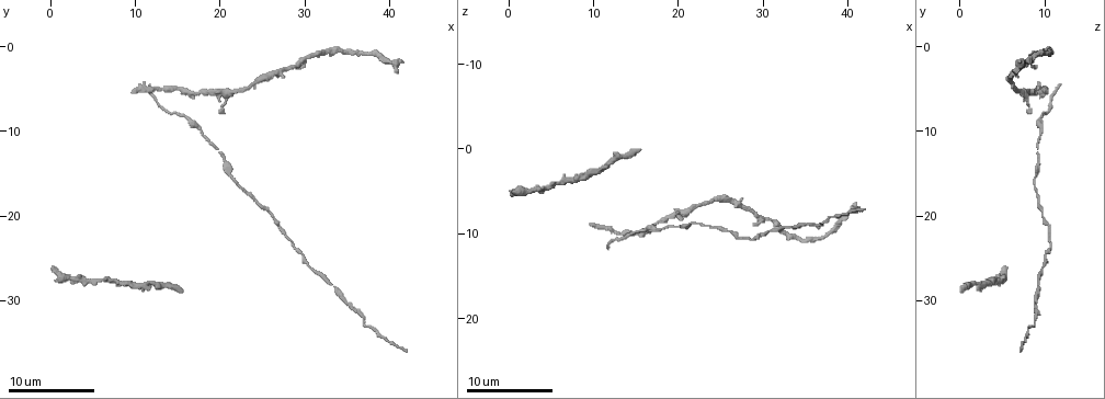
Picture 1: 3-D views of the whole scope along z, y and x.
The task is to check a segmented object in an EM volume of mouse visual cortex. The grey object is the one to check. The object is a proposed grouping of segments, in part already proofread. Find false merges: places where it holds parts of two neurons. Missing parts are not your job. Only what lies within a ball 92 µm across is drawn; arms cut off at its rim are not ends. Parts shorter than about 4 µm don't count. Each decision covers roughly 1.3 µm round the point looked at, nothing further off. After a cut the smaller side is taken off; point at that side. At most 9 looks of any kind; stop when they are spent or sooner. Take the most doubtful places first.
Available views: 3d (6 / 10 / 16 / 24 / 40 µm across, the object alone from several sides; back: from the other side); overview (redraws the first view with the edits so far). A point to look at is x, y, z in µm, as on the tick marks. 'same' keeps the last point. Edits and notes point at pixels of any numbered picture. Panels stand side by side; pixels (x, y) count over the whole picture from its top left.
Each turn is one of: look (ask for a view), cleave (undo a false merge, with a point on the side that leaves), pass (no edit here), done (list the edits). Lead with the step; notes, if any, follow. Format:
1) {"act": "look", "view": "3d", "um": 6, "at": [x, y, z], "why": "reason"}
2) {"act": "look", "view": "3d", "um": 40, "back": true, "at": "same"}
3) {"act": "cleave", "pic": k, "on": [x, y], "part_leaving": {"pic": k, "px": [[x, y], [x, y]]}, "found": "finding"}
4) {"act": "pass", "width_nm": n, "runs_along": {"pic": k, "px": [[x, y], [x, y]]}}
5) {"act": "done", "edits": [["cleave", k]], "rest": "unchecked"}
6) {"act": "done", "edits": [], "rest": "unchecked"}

{"act": "look", "view": "3d", "um": 6, "at": [30.8, 26.2, 10.0], "why": "a narrow waist"}

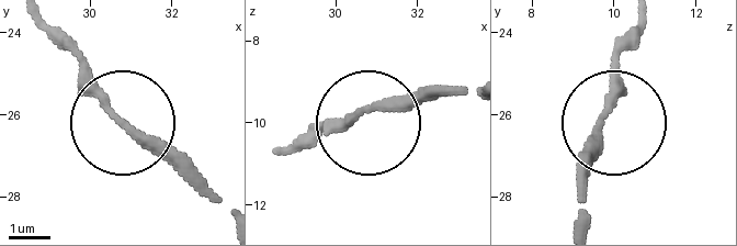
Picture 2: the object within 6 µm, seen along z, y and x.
{"act": "pass", "width_nm": 200, "runs_along": {"pic": 2, "px": [[645, 19], [616, 62], [581, 194]]}, "found": "one neuron here"}

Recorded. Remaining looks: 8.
{"act": "look", "view": "3d", "um": 6, "at": [21.2, 15.2, 9.2], "why": "sudden change in width"}

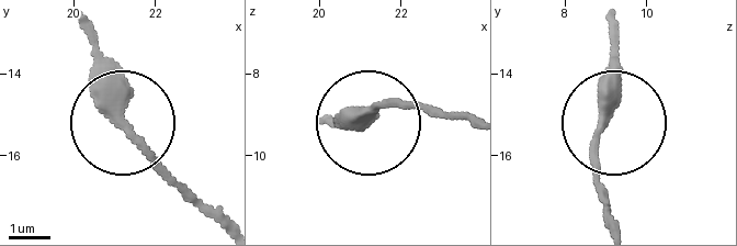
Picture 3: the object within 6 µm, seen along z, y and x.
{"act": "pass", "found": "one neuron here"}

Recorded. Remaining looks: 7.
{"act": "look", "view": "3d", "um": 6, "at": [16.2, 8.6, 9.6]}

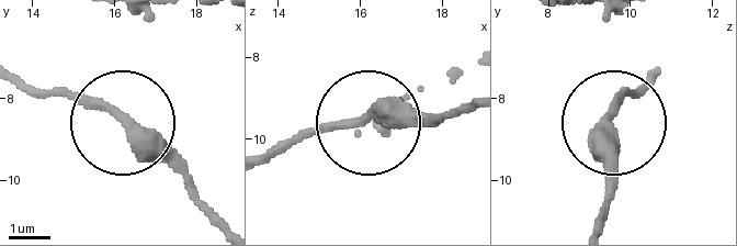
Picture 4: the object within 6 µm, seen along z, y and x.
{"act": "pass", "side_arm_um": 43, "found": "one neuron here"}

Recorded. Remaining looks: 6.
{"act": "look", "view": "3d", "um": 16, "at": [36.8, 32.2, 8.8], "why": "calibre changes"}

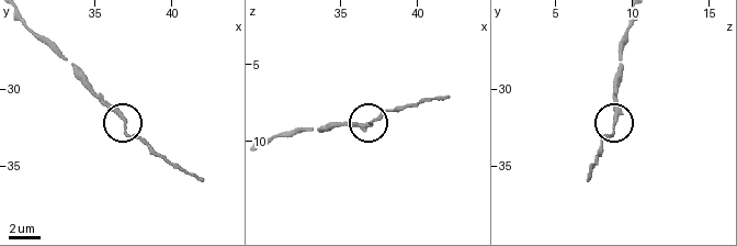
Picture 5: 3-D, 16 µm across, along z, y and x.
{"act": "look", "view": "3d", "um": 6, "at": [36.8, 32.4, 8.8]}

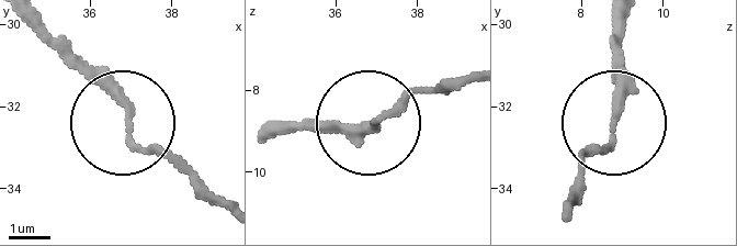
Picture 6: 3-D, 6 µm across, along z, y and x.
{"act": "pass", "runs_along": {"pic": 6, "px": [[41, 28], [195, 192]]}, "found": "continuous, no second neuron"}

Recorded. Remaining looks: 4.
{"act": "done", "edits": [], "rest": "unchecked"}

